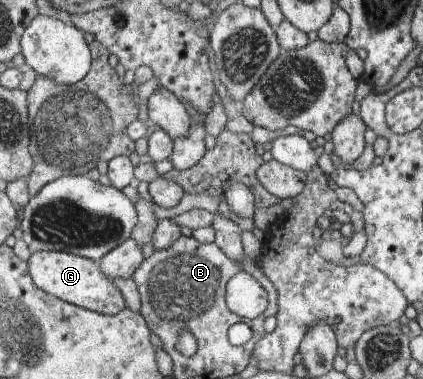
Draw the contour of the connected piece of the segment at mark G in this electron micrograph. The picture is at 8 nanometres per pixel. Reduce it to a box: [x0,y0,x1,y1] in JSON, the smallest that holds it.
[27,250,127,316]

